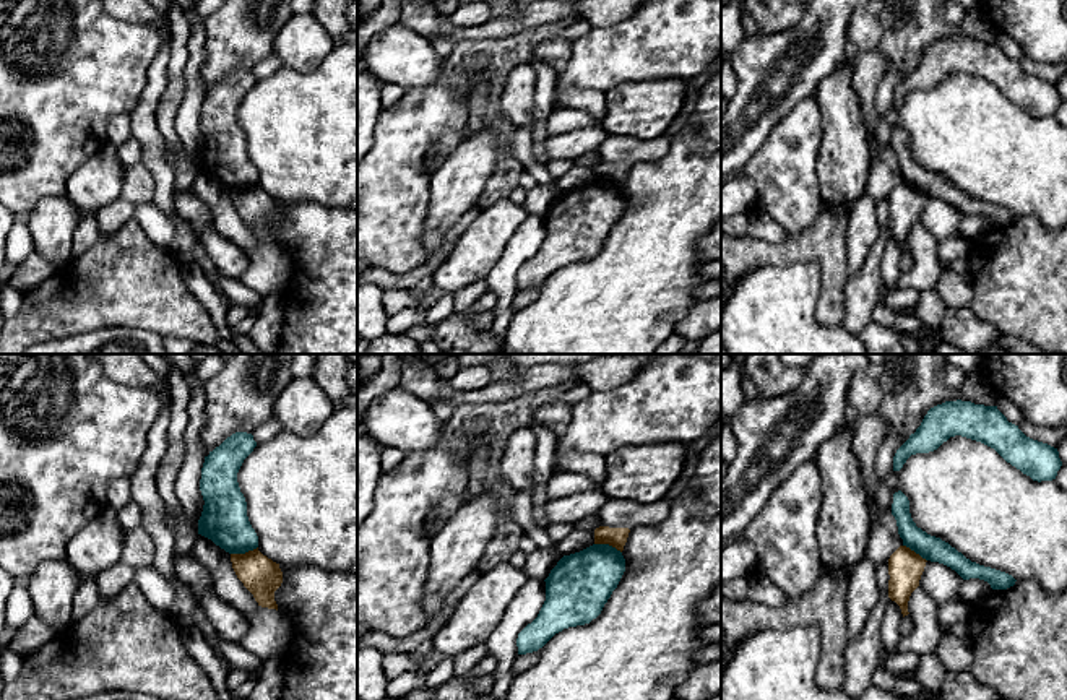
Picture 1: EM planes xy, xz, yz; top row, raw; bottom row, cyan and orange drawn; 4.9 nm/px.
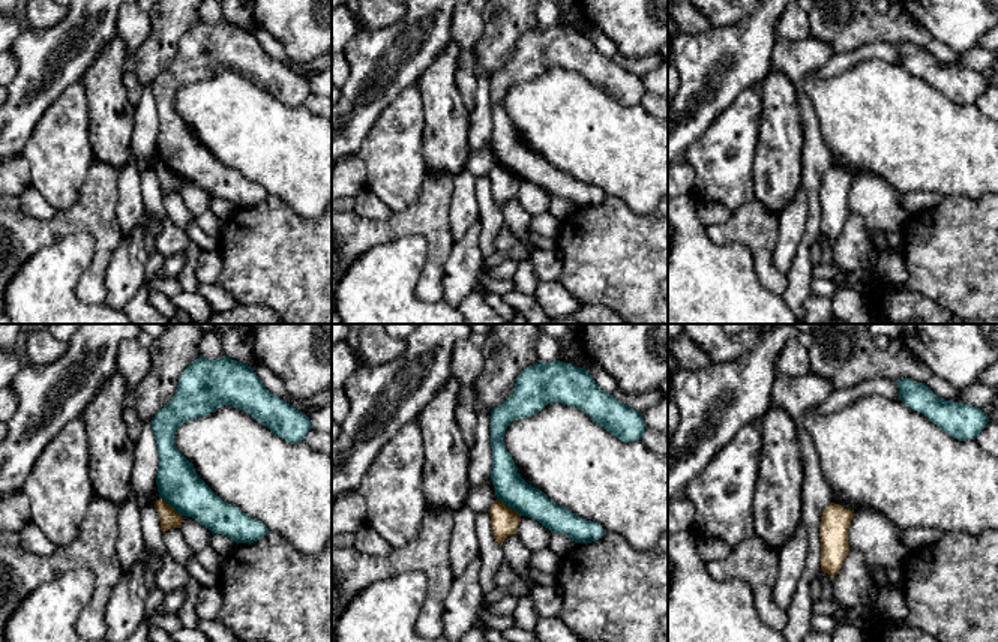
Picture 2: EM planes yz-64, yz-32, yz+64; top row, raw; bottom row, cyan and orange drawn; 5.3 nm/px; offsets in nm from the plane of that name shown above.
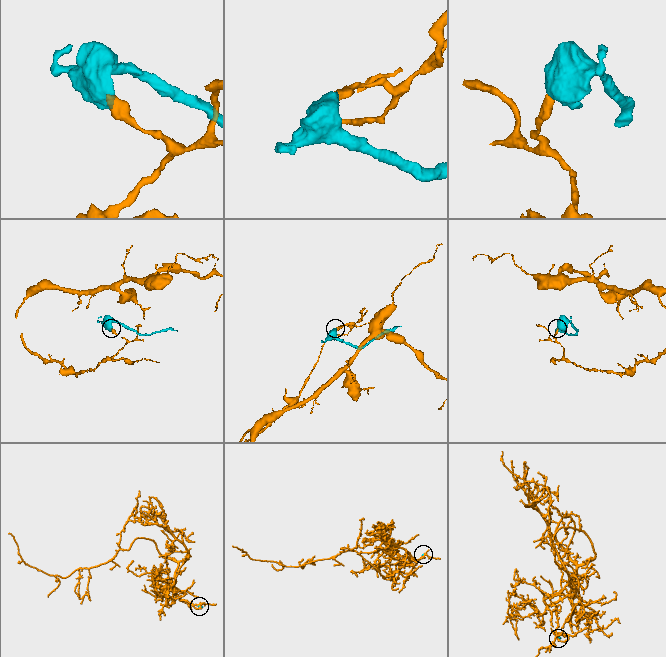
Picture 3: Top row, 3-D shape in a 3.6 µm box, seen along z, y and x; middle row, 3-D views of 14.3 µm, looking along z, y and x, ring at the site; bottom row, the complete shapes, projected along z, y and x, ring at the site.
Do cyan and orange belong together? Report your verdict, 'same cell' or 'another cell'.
another cell

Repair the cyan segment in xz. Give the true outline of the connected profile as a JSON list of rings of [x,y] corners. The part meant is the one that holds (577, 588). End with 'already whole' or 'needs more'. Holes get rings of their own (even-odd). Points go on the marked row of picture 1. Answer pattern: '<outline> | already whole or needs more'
[[[593,544],[580,552],[564,555],[546,581],[546,601],[538,617],[516,638],[518,655],[542,648],[555,633],[585,625],[596,619],[625,572],[625,559],[609,544]]] | already whole

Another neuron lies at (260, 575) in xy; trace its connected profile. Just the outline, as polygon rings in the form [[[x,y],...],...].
[[[258,547],[245,554],[231,554],[232,568],[261,607],[276,609],[274,591],[283,583],[279,564],[263,555]]]

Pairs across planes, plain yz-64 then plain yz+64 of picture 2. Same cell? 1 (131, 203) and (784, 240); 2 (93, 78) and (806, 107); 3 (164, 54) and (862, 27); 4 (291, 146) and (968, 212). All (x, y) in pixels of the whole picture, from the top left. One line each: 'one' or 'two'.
1: one
2: two
3: one
4: two

